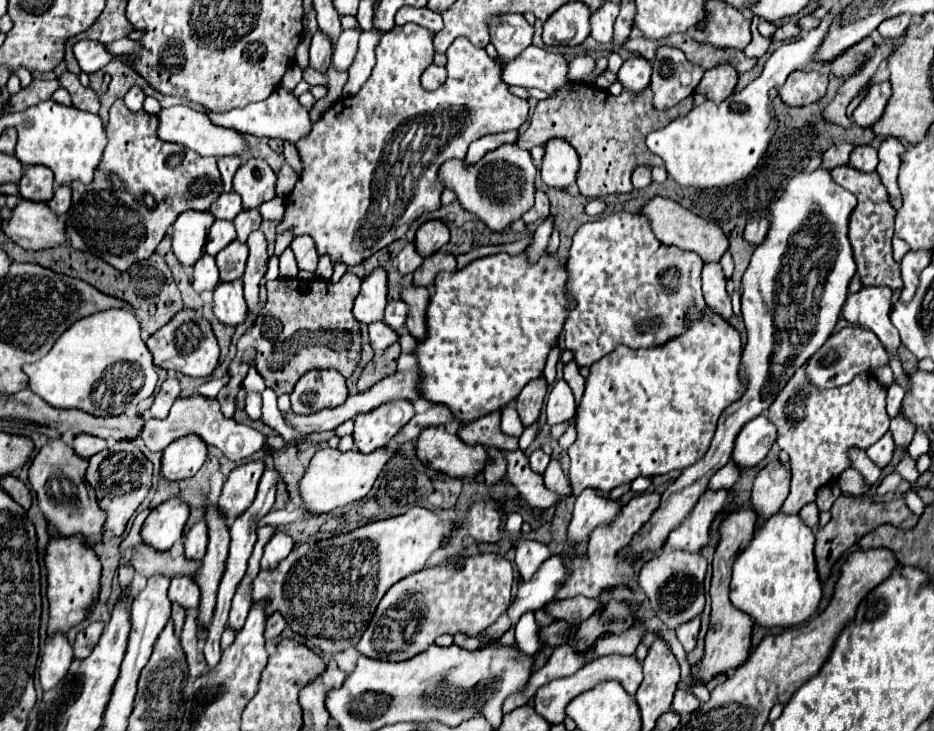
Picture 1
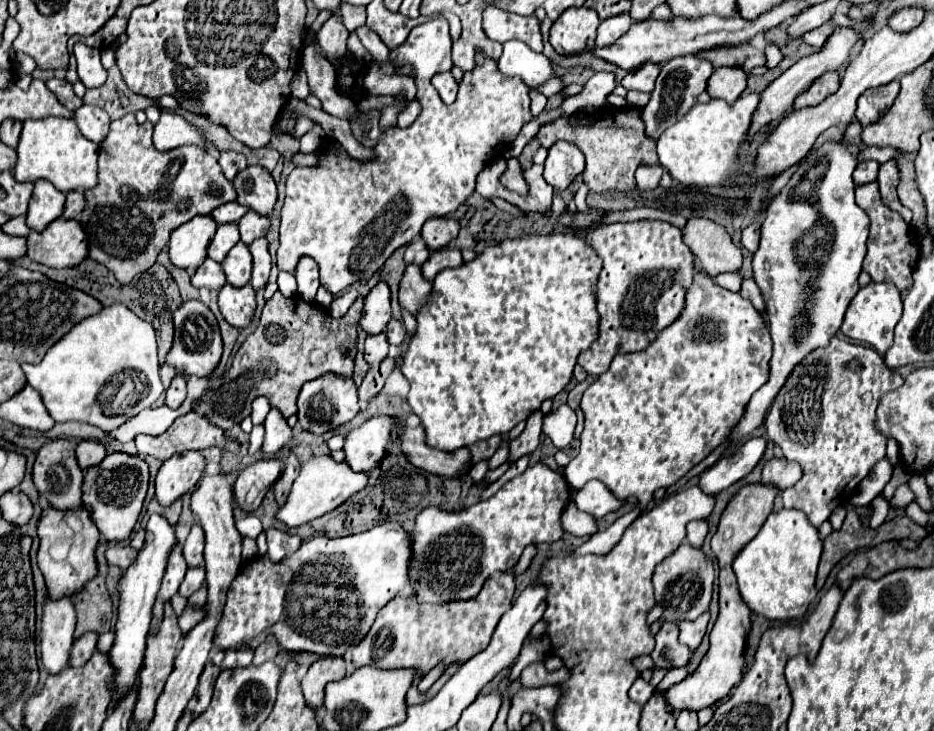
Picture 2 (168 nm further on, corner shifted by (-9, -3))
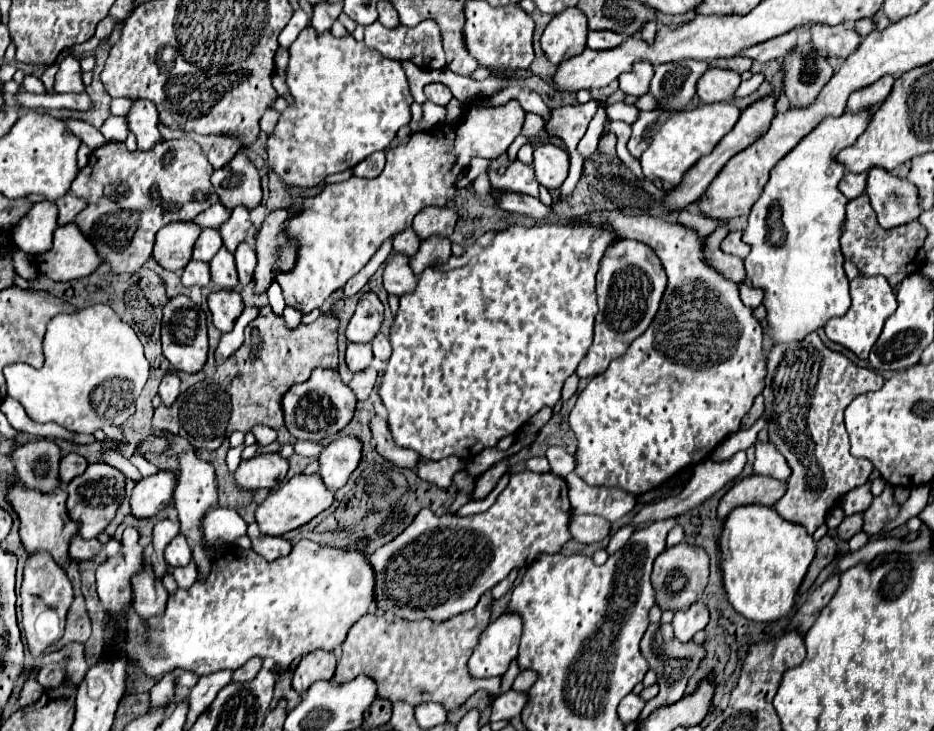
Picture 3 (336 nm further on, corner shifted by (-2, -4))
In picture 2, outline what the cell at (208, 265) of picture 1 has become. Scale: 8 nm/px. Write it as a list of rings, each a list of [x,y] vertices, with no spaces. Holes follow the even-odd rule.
[[[206,259],[194,273],[192,277],[192,285],[194,287],[206,287],[206,289],[214,289],[214,291],[220,291],[224,285],[226,285],[226,275],[222,271],[222,265],[212,261],[212,259]]]

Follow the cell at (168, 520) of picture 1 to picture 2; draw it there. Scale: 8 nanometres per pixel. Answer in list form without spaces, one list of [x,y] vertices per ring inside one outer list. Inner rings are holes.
[[[152,515],[146,525],[146,541],[144,547],[138,551],[136,563],[132,563],[118,585],[120,591],[120,611],[118,611],[118,623],[116,623],[116,639],[110,649],[110,663],[116,667],[116,679],[114,679],[114,691],[116,695],[122,695],[130,685],[136,683],[136,673],[142,667],[144,661],[144,649],[146,649],[146,635],[150,629],[150,617],[152,617],[152,605],[156,601],[160,581],[164,577],[164,569],[168,565],[168,553],[172,553],[172,545],[176,545],[176,529],[166,521],[162,515]]]

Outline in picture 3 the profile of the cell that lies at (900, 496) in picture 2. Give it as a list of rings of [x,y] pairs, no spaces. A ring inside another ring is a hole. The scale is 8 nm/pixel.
[[[885,486],[883,494],[877,496],[873,500],[873,504],[869,506],[869,510],[863,514],[863,528],[865,534],[873,536],[873,534],[879,534],[883,524],[887,524],[889,520],[893,520],[899,512],[899,504],[893,502],[893,488]]]

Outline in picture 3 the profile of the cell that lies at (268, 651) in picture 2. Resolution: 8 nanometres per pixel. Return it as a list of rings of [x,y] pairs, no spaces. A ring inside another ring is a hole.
[[[251,658],[245,666],[241,666],[239,670],[233,672],[231,682],[249,682],[249,680],[253,680],[257,676],[259,668],[261,668],[261,658]]]

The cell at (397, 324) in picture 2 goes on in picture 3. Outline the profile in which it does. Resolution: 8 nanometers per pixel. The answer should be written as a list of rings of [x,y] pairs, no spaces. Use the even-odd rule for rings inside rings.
[[[377,334],[377,336],[373,338],[373,342],[371,342],[371,350],[373,350],[373,356],[375,356],[375,358],[387,362],[387,360],[389,360],[389,354],[391,354],[391,344],[389,344],[387,336]]]

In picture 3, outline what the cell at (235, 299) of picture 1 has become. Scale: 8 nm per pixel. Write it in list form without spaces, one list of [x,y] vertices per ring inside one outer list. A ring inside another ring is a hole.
[[[217,290],[209,294],[209,310],[213,314],[213,324],[221,332],[231,332],[235,320],[243,312],[243,300],[237,290]]]

